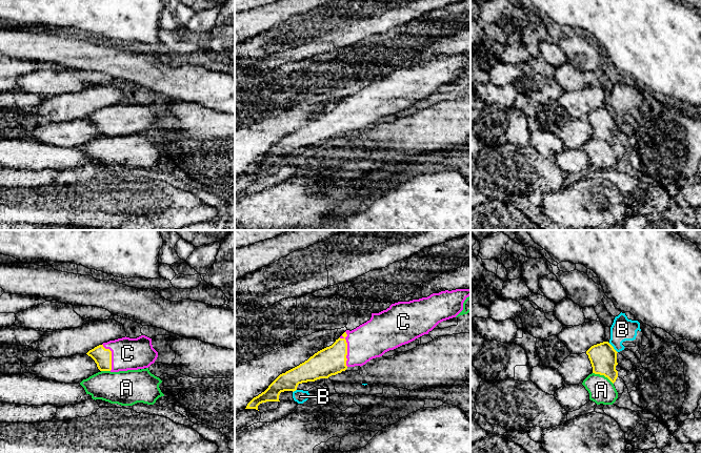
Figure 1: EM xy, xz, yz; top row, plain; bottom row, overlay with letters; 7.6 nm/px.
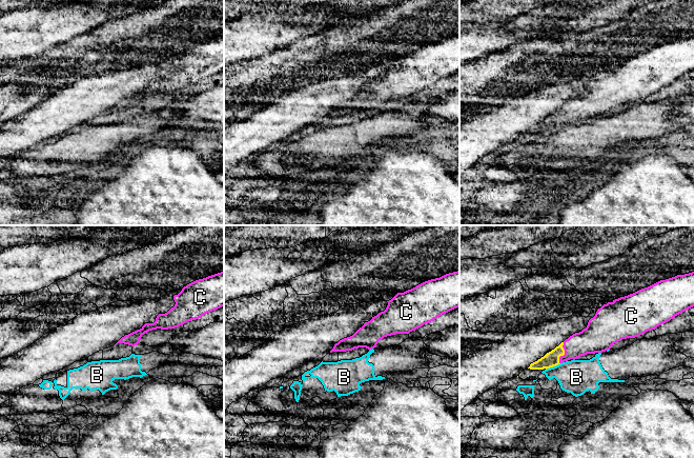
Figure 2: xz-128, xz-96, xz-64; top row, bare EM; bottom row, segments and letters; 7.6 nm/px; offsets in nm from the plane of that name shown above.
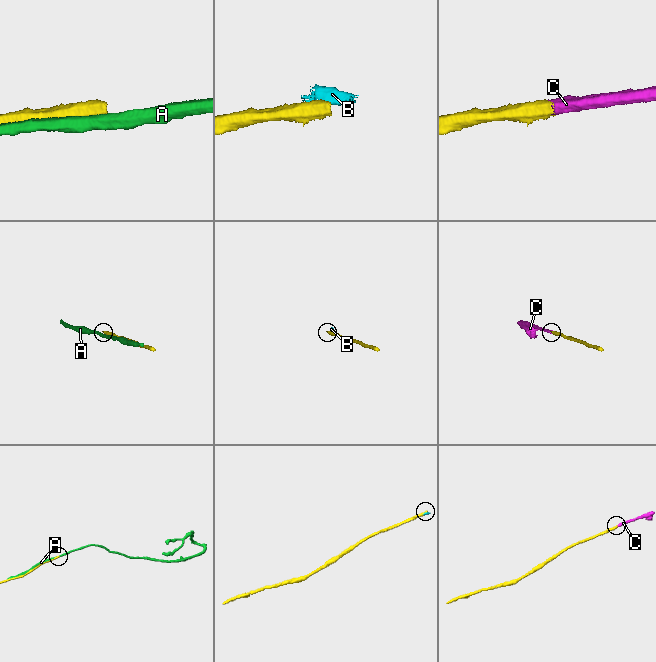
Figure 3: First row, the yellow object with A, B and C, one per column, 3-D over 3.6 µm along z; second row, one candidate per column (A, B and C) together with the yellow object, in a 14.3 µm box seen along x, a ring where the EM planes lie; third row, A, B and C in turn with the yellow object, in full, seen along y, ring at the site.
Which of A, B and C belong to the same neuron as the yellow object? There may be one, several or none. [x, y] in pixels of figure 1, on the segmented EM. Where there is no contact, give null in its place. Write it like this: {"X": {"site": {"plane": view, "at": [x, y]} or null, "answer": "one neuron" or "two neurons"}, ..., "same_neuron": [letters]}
{"A": {"site": {"plane": "yz", "at": [603, 374]}, "answer": "two neurons"}, "B": {"site": {"plane": "yz", "at": [613, 348]}, "answer": "two neurons"}, "C": {"site": {"plane": "xz", "at": [346, 349]}, "answer": "one neuron"}, "same_neuron": ["C"]}

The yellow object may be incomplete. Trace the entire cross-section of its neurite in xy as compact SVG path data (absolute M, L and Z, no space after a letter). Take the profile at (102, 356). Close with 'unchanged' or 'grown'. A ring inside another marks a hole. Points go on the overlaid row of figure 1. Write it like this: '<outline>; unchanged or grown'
M141 335L137 338L122 337L103 343L86 353L100 371L127 371L148 368L158 357L152 338Z; grown

